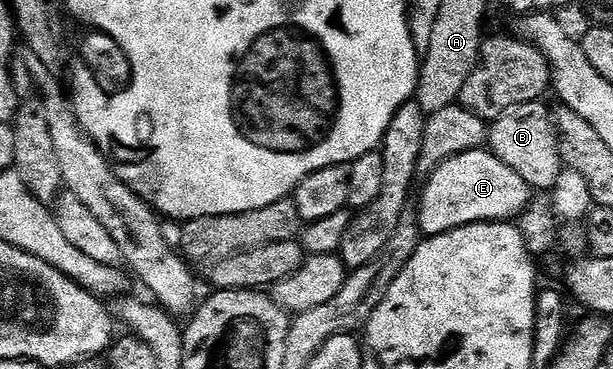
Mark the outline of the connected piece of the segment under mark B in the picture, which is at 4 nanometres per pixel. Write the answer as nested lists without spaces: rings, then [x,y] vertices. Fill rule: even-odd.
[[[541,101],[523,103],[519,107],[511,107],[511,111],[503,111],[503,115],[499,115],[497,120],[489,125],[487,145],[495,156],[507,163],[507,167],[511,167],[511,171],[515,171],[529,184],[530,190],[552,190],[553,184],[559,179],[563,168],[563,150],[557,132],[557,122],[553,119],[553,109]]]

